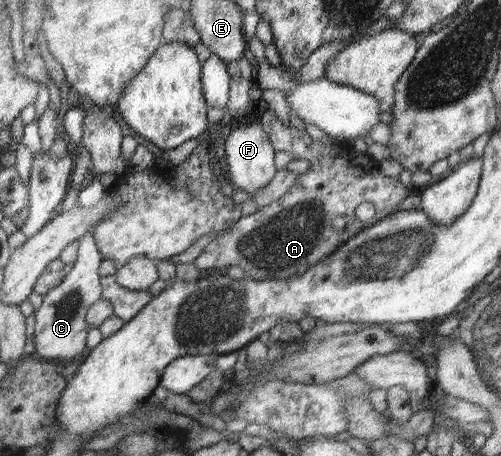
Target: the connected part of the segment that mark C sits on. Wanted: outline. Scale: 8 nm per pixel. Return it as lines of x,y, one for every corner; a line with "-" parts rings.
92,231
80,238
79,242
78,256
71,273
58,287
43,296
42,305
34,312
35,358
67,364
82,358
82,352
86,350
86,335
91,329
87,322
87,313
102,299
103,278
99,274
99,268
104,259
94,242

